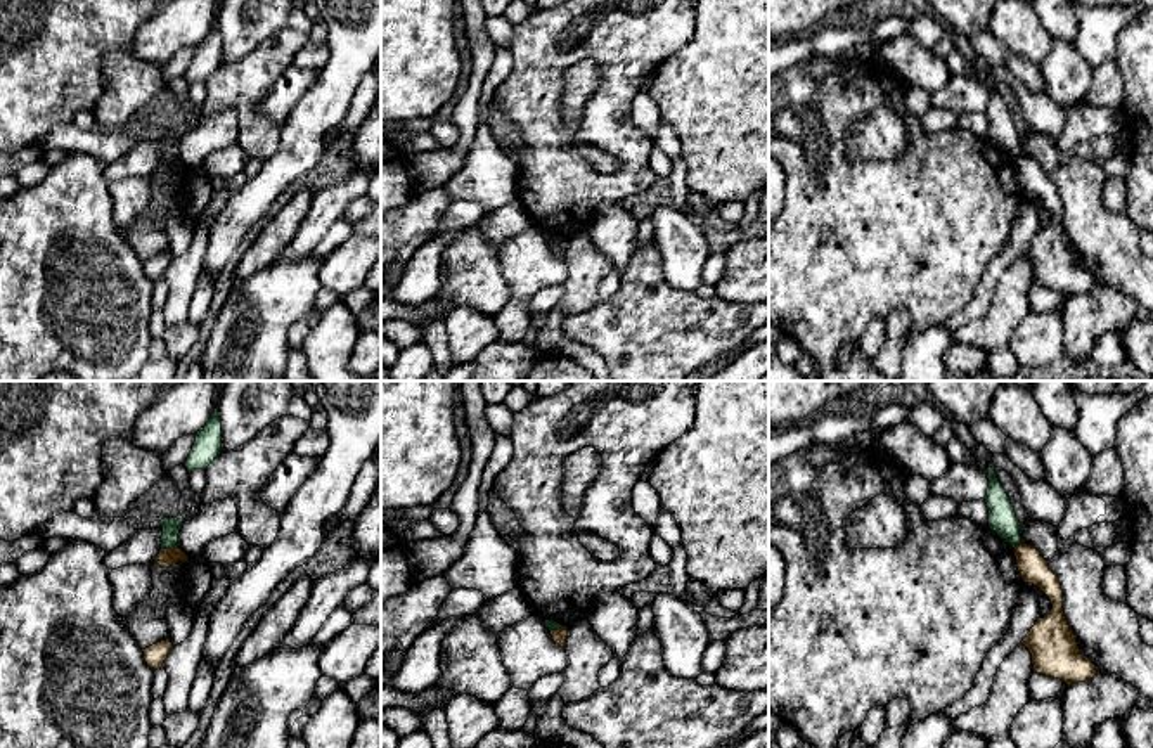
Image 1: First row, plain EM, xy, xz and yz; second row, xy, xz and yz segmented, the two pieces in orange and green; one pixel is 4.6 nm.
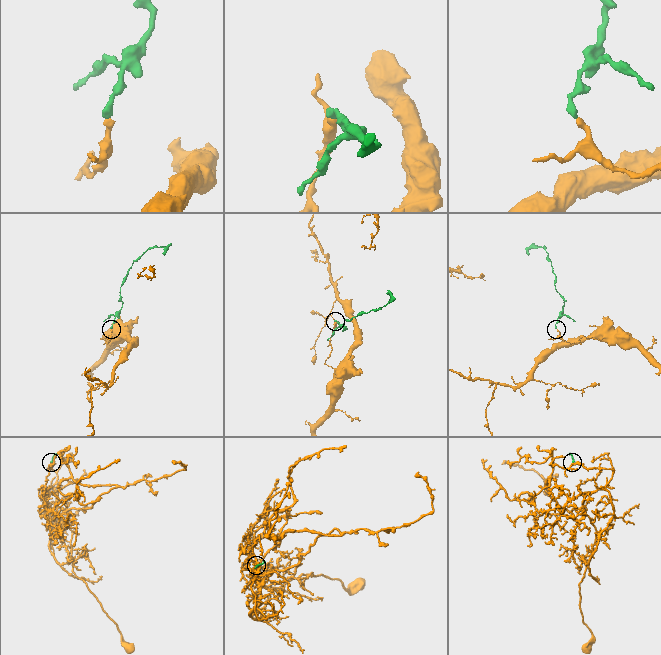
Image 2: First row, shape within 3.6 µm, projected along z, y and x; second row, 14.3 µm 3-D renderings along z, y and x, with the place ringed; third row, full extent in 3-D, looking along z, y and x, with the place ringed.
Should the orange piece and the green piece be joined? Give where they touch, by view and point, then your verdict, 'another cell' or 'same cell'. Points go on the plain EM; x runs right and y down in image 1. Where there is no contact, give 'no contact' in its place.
contact xy (168, 161); another cell

